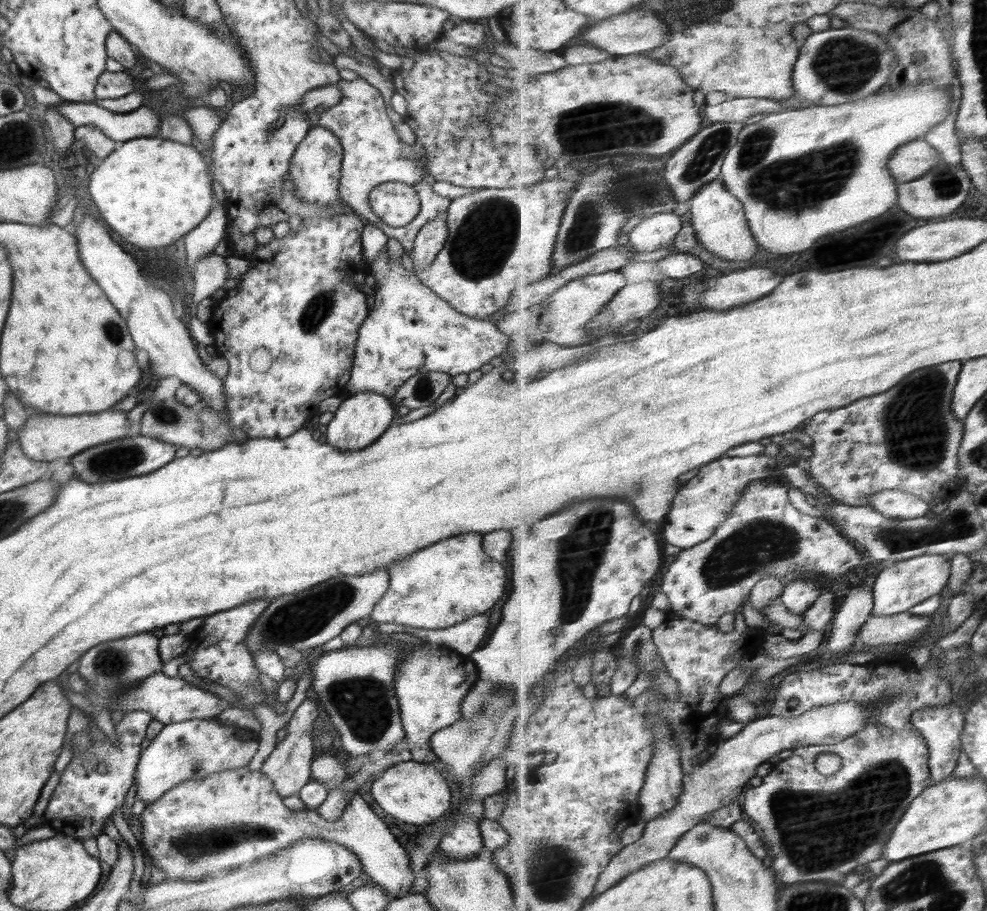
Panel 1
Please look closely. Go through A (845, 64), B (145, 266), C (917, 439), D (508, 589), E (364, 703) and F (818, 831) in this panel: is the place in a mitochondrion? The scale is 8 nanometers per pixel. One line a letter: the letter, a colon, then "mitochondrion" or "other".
A: mitochondrion
B: other
C: mitochondrion
D: other
E: mitochondrion
F: mitochondrion

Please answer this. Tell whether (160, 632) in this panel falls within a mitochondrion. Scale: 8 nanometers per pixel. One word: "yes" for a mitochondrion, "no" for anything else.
no

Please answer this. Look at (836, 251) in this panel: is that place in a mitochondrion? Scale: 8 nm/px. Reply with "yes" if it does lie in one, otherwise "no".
no

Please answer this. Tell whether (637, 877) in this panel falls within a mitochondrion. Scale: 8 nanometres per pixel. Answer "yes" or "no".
no

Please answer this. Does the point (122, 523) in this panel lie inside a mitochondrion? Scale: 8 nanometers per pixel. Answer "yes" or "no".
no

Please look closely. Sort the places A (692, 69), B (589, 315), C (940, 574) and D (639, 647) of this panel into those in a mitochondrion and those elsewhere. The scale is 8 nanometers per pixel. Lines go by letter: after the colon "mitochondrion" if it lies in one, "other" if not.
A: other
B: other
C: other
D: mitochondrion

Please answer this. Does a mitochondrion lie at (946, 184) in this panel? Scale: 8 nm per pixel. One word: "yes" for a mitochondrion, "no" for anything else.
yes

